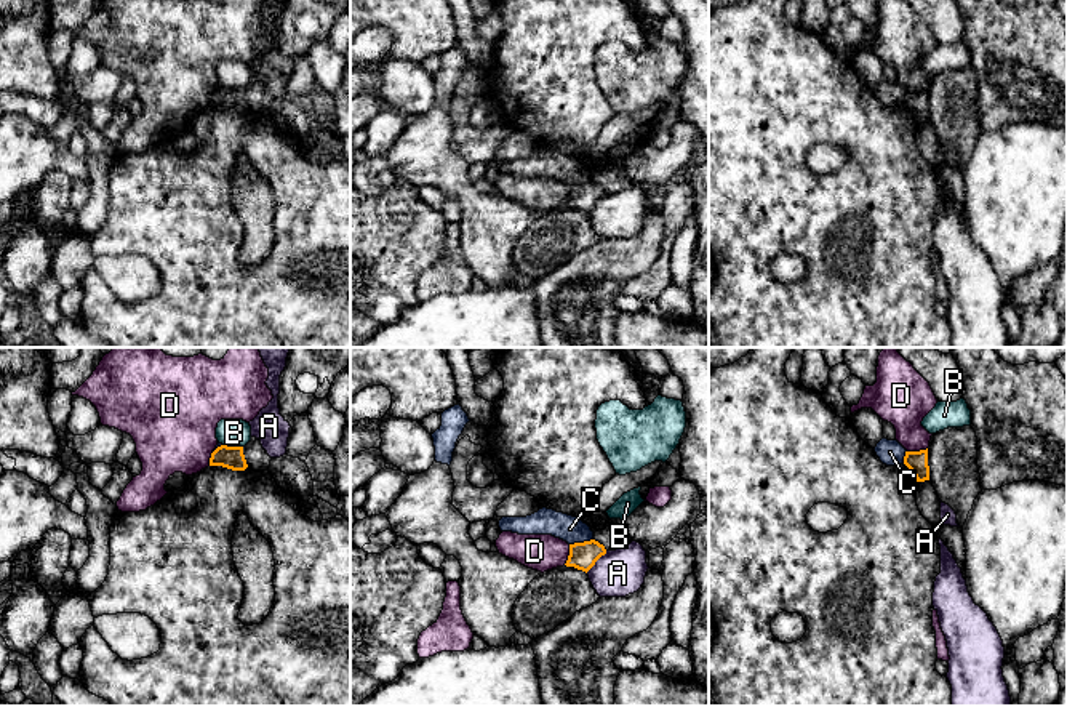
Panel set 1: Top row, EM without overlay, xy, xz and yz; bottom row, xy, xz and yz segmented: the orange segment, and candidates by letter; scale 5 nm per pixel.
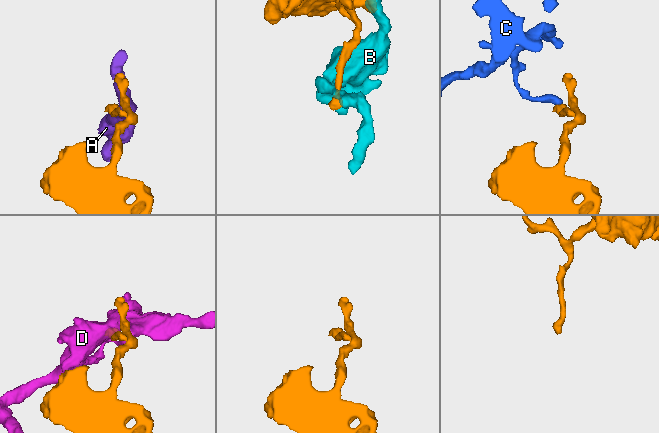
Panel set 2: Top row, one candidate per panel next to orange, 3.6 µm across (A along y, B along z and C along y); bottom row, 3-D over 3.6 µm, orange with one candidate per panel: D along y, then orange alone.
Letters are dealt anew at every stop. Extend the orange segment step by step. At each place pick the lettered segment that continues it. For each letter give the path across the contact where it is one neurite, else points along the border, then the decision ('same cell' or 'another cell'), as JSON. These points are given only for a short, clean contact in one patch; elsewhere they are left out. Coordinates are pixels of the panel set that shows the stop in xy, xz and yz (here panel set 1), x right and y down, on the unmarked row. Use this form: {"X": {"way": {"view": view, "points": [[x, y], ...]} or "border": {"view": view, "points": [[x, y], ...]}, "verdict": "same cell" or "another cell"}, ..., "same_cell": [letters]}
{"A": {"verdict": "another cell"}, "B": {"verdict": "another cell"}, "C": {"border": {"view": "xz", "points": [[592, 180], [570, 186]]}, "verdict": "another cell"}, "D": {"verdict": "another cell"}, "same_cell": []}

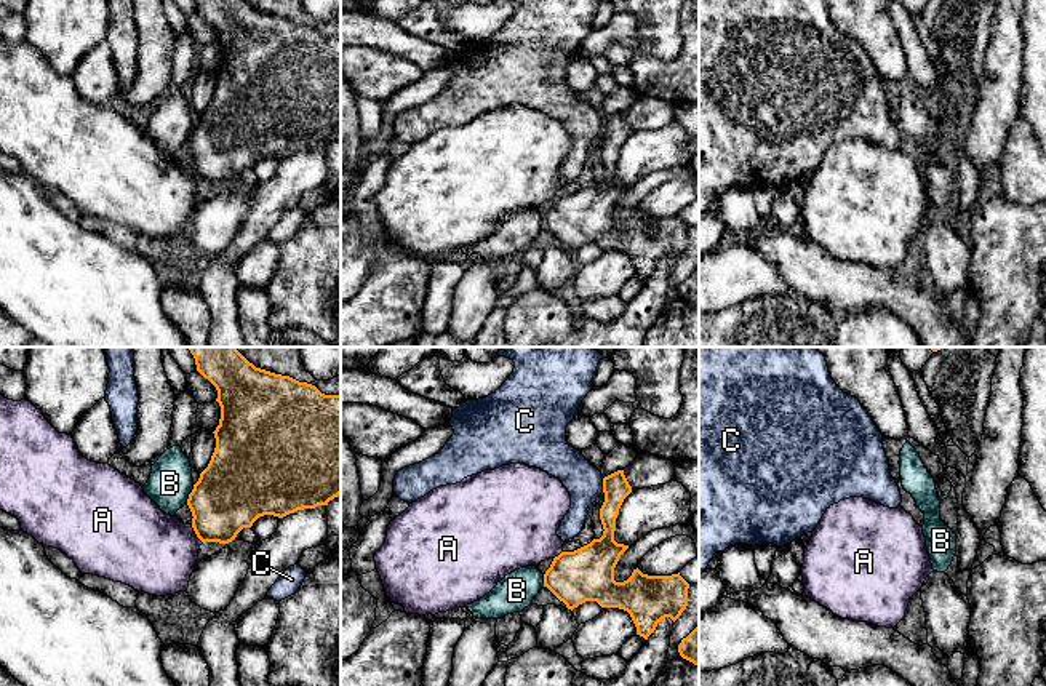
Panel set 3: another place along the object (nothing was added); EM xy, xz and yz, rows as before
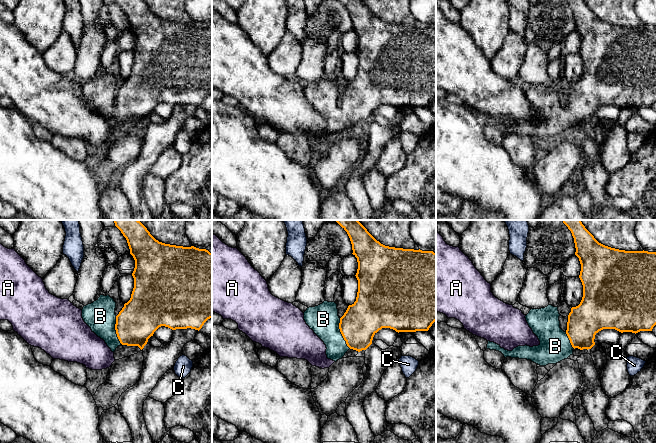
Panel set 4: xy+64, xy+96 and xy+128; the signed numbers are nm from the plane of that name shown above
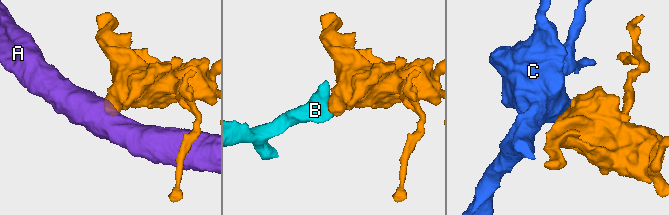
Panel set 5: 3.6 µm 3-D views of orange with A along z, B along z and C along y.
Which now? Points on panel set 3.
{"A": {"border": {"view": "xy", "points": [[191, 167], [202, 184]]}, "verdict": "another cell"}, "B": {"way": {"view": "xy", "points": [[239, 127], [224, 135], [191, 135], [170, 125]]}, "verdict": "same cell"}, "C": {"verdict": "another cell"}, "same_cell": ["B"]}

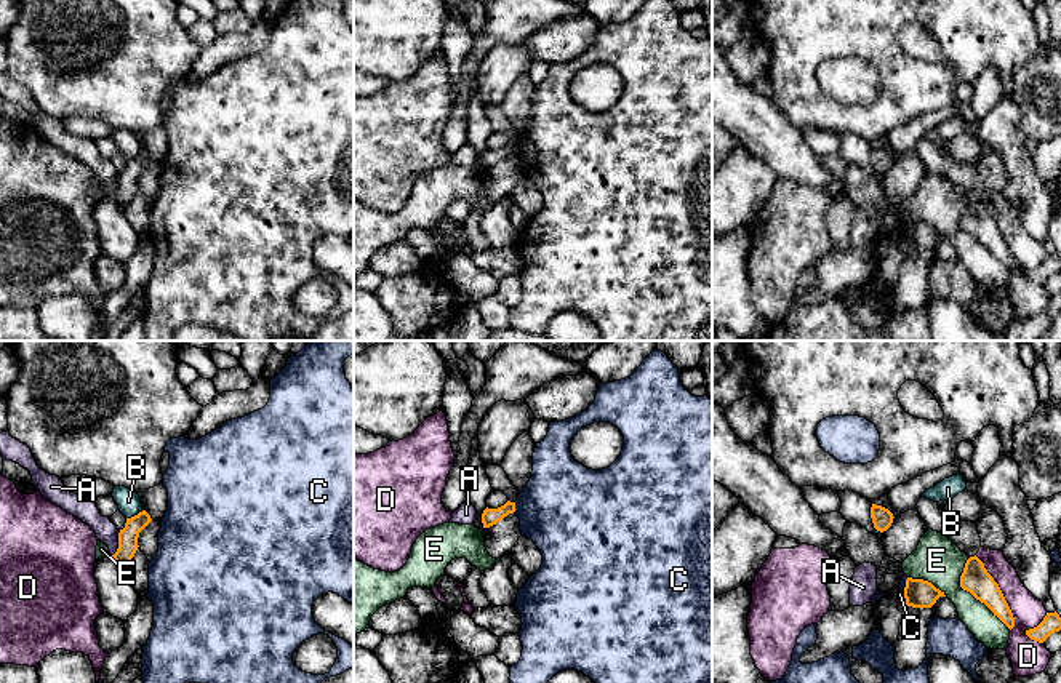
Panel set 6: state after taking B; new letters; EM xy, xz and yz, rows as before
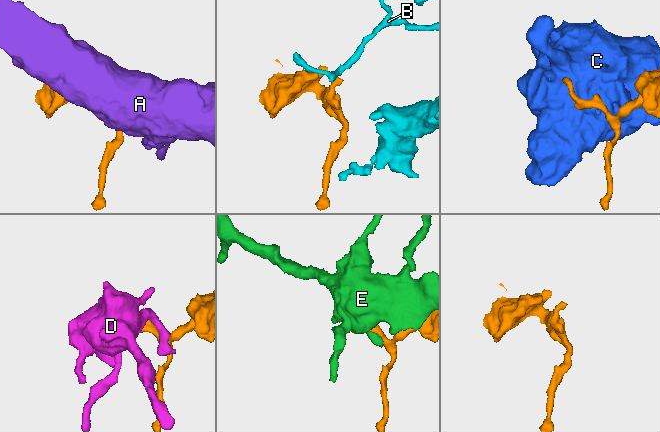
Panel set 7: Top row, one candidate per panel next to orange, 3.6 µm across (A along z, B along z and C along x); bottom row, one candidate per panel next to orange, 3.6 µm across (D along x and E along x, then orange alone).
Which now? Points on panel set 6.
{"A": {"border": {"view": "xy", "points": [[120, 171], [117, 192], [112, 197]]}, "verdict": "another cell"}, "B": {"border": {"view": "xy", "points": [[143, 152], [127, 160]]}, "verdict": "another cell"}, "C": {"verdict": "another cell"}, "D": {"verdict": "another cell"}, "E": {"verdict": "another cell"}, "same_cell": []}

